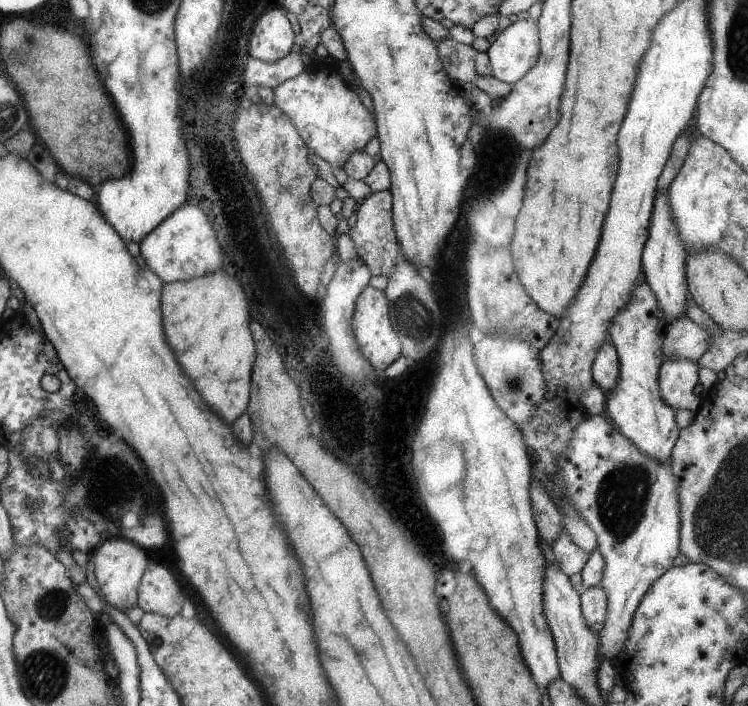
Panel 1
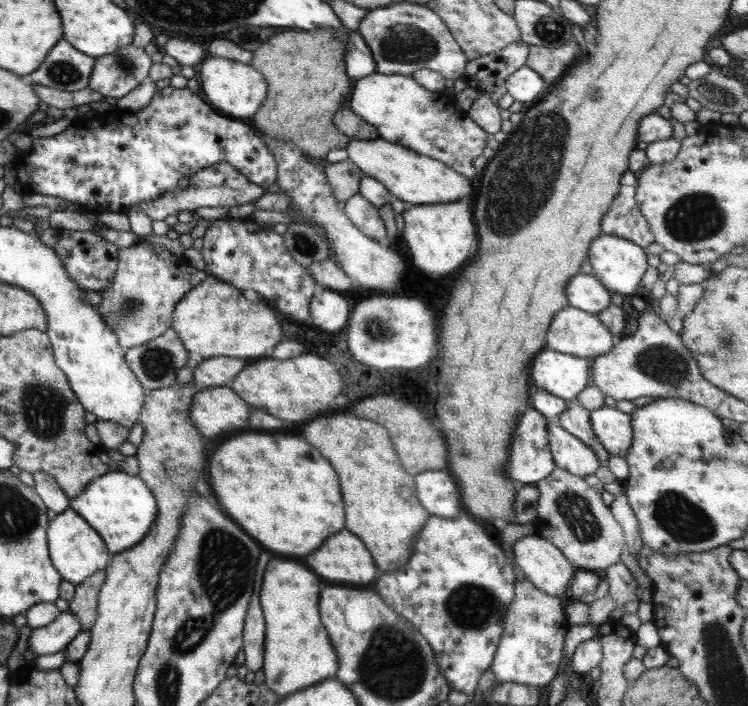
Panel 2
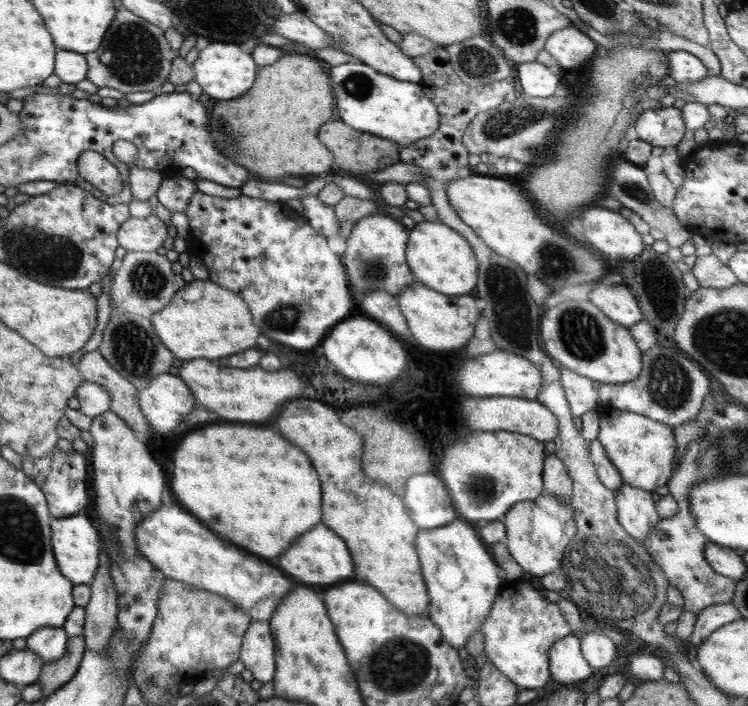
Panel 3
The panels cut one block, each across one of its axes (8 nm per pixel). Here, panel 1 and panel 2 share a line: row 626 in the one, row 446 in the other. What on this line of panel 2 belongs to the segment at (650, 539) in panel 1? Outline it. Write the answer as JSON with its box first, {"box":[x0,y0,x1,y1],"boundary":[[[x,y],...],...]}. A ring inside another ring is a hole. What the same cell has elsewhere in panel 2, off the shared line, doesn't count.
{"box":[589,405,632,457],"boundary":[[[603,405],[590,411],[589,420],[603,449],[613,456],[625,457],[632,439],[630,414]]]}

